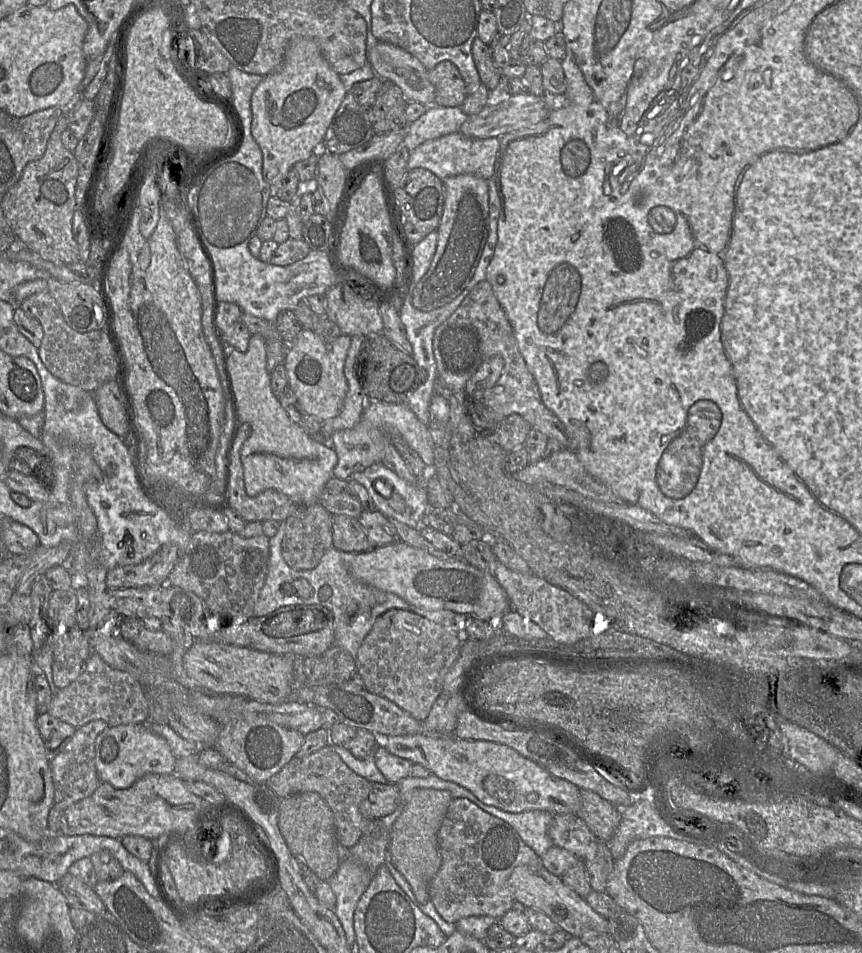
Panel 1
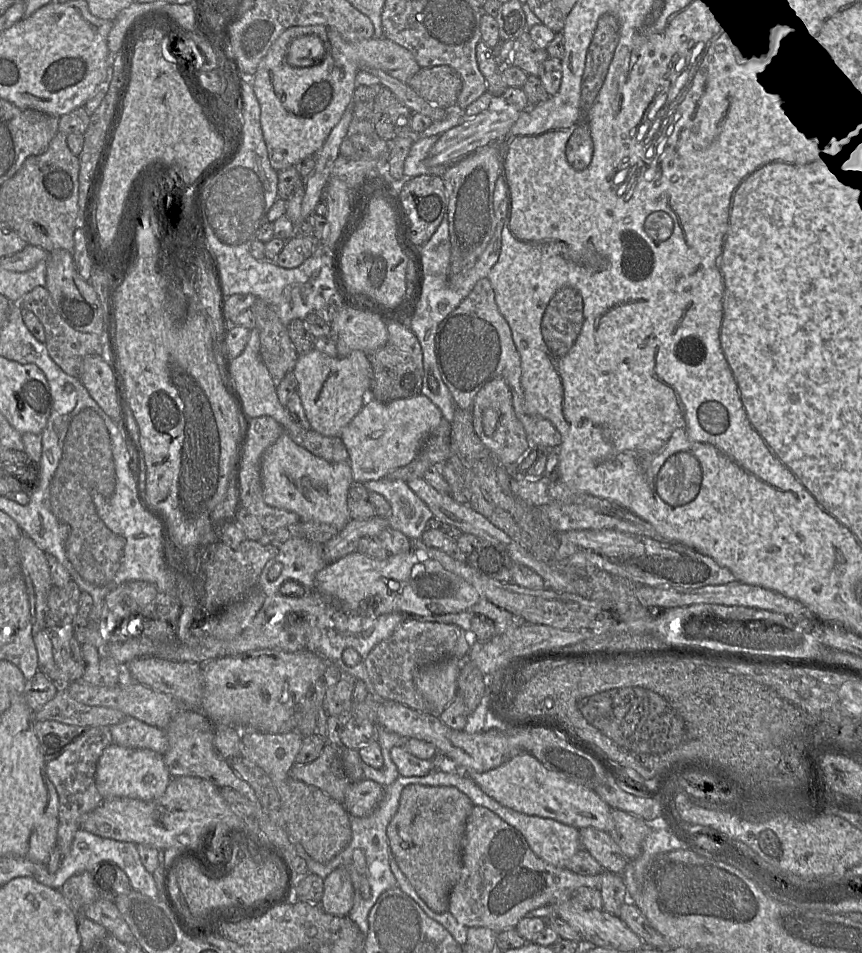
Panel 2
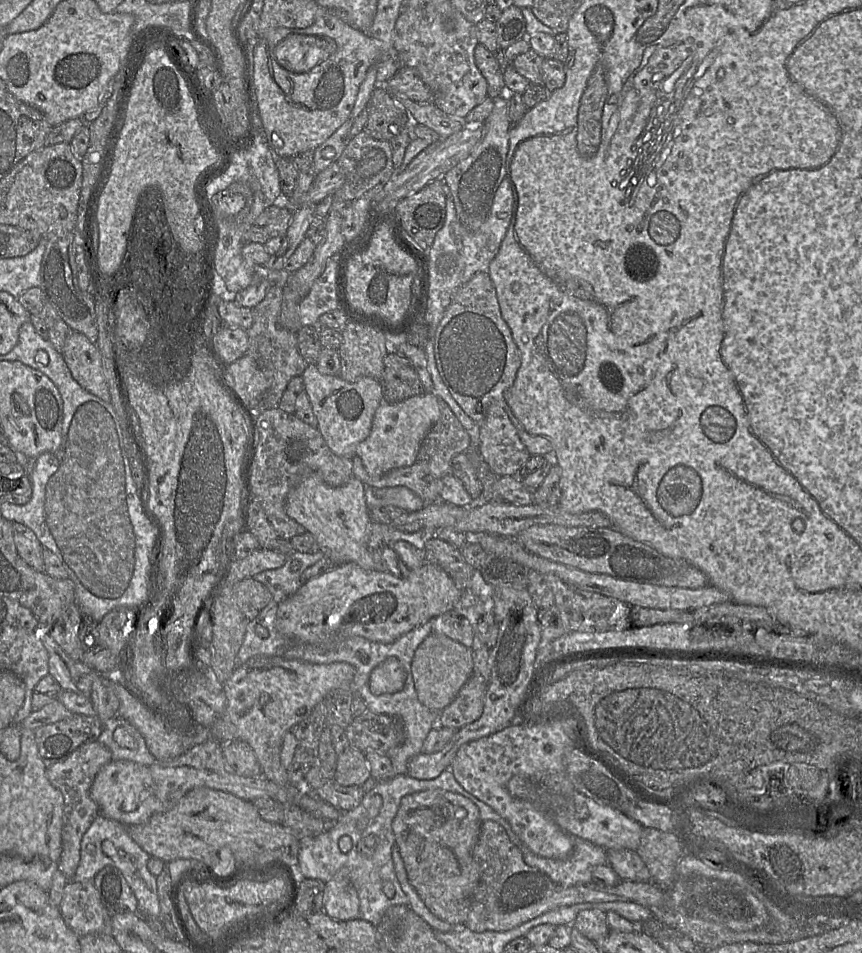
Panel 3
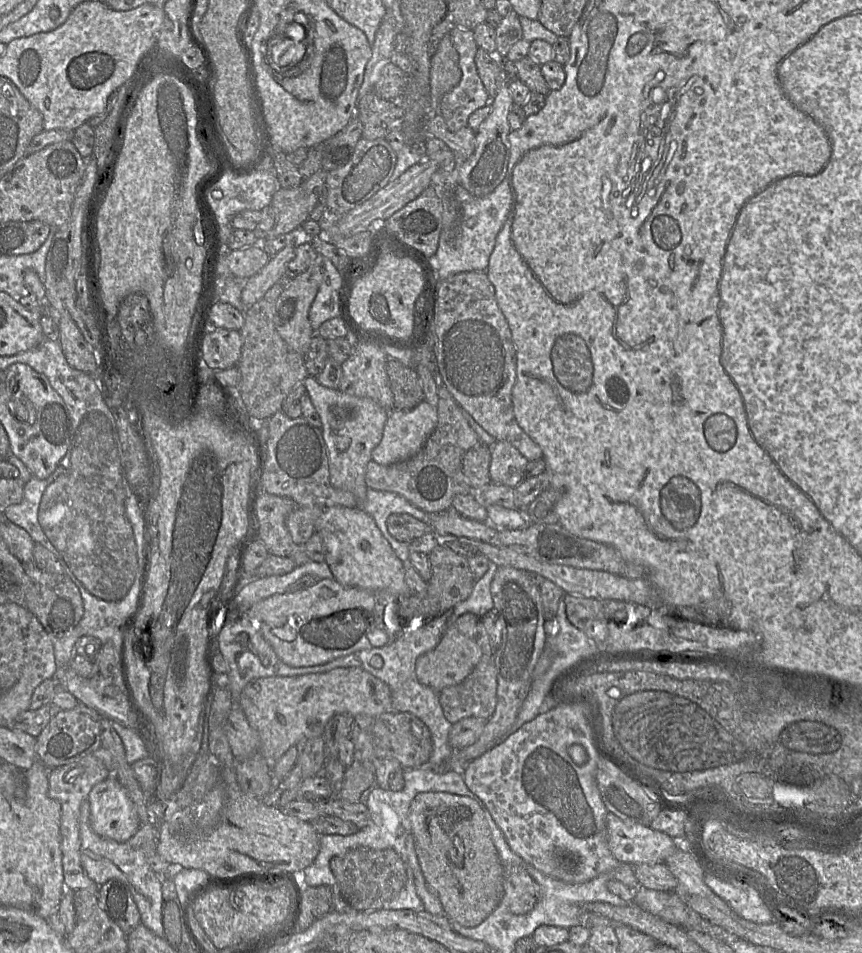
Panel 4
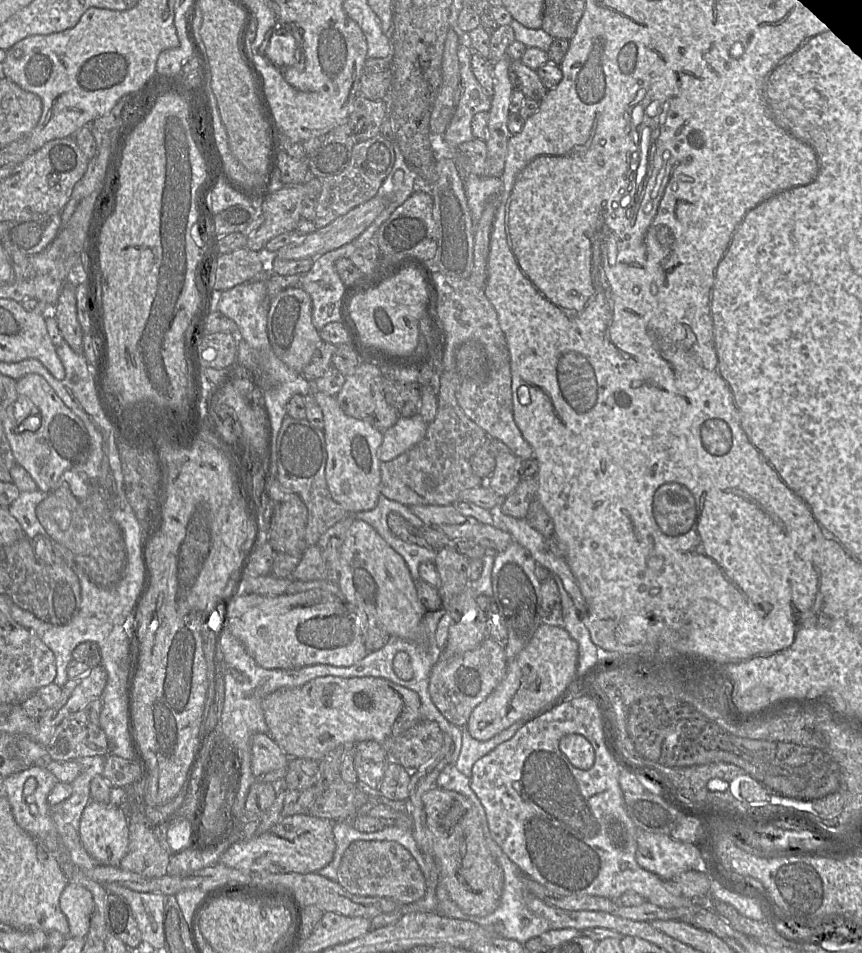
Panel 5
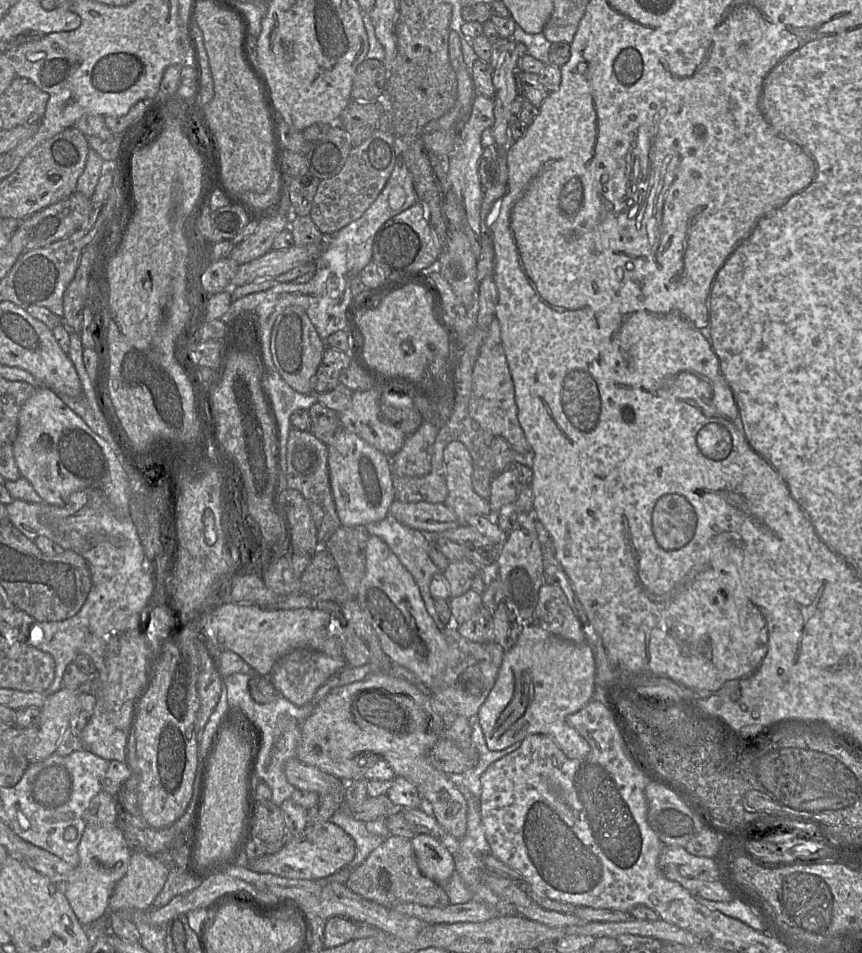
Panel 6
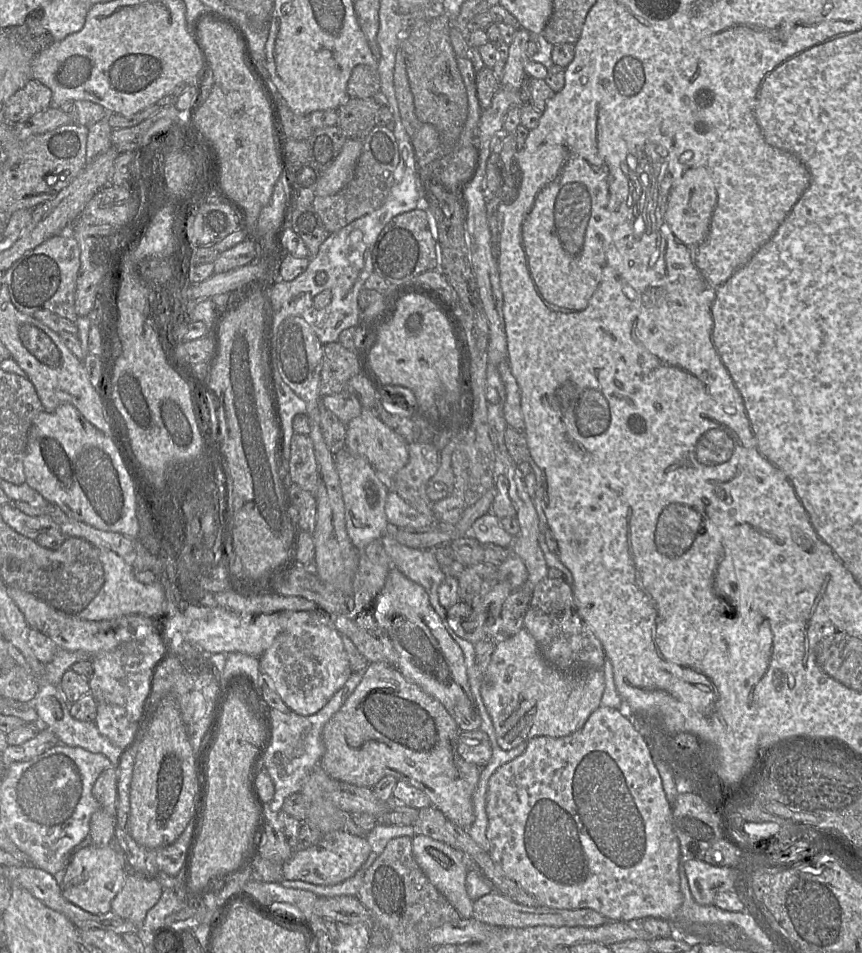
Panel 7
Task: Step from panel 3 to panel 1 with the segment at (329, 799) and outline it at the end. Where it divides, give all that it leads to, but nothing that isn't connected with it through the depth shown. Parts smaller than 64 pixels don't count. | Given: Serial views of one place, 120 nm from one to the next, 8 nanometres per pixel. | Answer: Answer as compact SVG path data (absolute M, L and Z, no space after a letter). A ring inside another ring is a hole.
M372 782L367 798L360 804L360 812L370 819L384 817L395 811L399 799L397 784Z

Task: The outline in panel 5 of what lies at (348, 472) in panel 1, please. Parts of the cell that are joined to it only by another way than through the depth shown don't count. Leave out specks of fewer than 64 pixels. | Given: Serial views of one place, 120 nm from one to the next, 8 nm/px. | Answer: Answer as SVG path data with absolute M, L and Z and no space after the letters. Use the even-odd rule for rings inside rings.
M418 413L412 417L399 417L397 422L383 433L378 450L381 462L388 462L418 444L426 435L428 424Z

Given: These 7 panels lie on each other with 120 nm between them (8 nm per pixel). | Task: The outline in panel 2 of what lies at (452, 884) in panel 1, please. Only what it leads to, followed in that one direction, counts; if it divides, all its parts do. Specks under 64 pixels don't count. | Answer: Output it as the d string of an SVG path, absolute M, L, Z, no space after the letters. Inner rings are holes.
M474 806L467 819L461 860L461 875L450 891L448 912L465 928L486 927L496 933L505 929L514 929L523 917L534 910L571 898L574 891L580 887L599 890L602 880L602 873L583 876L545 862L535 855L515 828L482 806Z

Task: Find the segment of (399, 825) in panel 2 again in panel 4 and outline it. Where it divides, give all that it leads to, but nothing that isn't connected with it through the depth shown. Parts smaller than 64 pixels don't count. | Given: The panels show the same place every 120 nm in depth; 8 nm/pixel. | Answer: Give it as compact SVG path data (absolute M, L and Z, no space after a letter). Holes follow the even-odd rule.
M421 792L411 800L407 819L417 860L428 889L439 900L443 914L464 927L479 925L500 904L504 894L504 867L491 840L485 814L470 797L446 792Z

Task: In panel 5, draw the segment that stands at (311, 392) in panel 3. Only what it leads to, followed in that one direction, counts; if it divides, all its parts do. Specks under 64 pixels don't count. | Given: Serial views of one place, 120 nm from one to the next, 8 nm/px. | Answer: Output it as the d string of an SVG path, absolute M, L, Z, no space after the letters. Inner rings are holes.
M312 383L312 393L324 416L324 437L327 451L325 478L329 492L335 502L348 513L368 511L375 508L381 495L381 461L378 450L383 433L368 422L347 415L335 396L317 389Z

